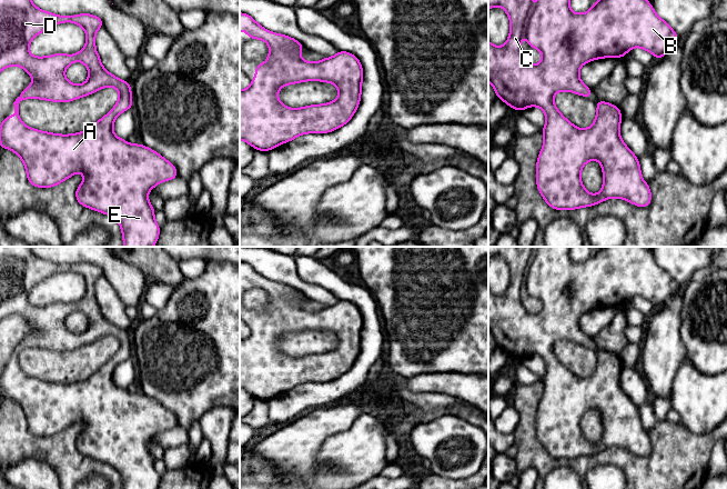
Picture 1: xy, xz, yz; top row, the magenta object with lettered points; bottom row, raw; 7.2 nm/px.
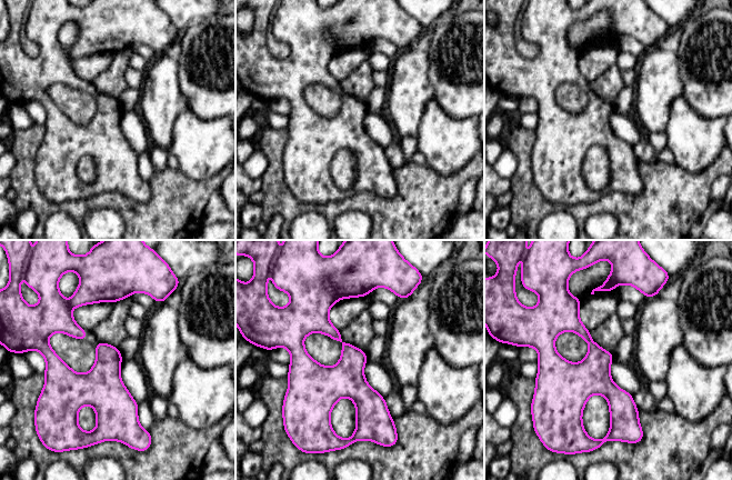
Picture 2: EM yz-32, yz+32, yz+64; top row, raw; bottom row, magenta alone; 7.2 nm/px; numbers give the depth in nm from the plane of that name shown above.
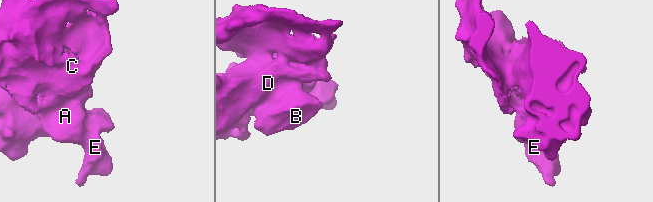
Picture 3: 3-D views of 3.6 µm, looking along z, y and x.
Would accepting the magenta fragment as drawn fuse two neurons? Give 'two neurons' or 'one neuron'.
one neuron

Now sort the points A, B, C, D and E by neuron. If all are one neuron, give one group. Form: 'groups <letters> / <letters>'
groups A B C D E

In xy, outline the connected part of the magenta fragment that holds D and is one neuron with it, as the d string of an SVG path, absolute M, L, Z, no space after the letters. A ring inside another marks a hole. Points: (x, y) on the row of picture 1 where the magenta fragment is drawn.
M0 0L0 71L11 66L23 68L33 82L27 87L13 102L14 116L6 117L0 126L0 148L7 148L22 160L27 179L38 188L51 188L60 184L77 172L84 174L83 182L75 190L77 201L92 210L105 213L121 226L123 247L153 247L156 244L160 227L154 219L154 208L148 193L158 183L178 177L174 164L156 151L141 144L130 144L113 132L113 122L123 111L133 108L130 82L108 72L95 50L95 33L103 26L101 18L90 14L58 16L37 8L31 0ZM72 22L85 31L85 47L75 54L55 53L47 57L33 57L29 53L31 40L48 28ZM74 61L80 61L89 69L89 78L82 84L67 80L64 70ZM113 87L120 98L112 110L103 116L88 130L59 134L32 129L22 123L19 116L19 103L24 99L41 99L53 102L70 102Z

